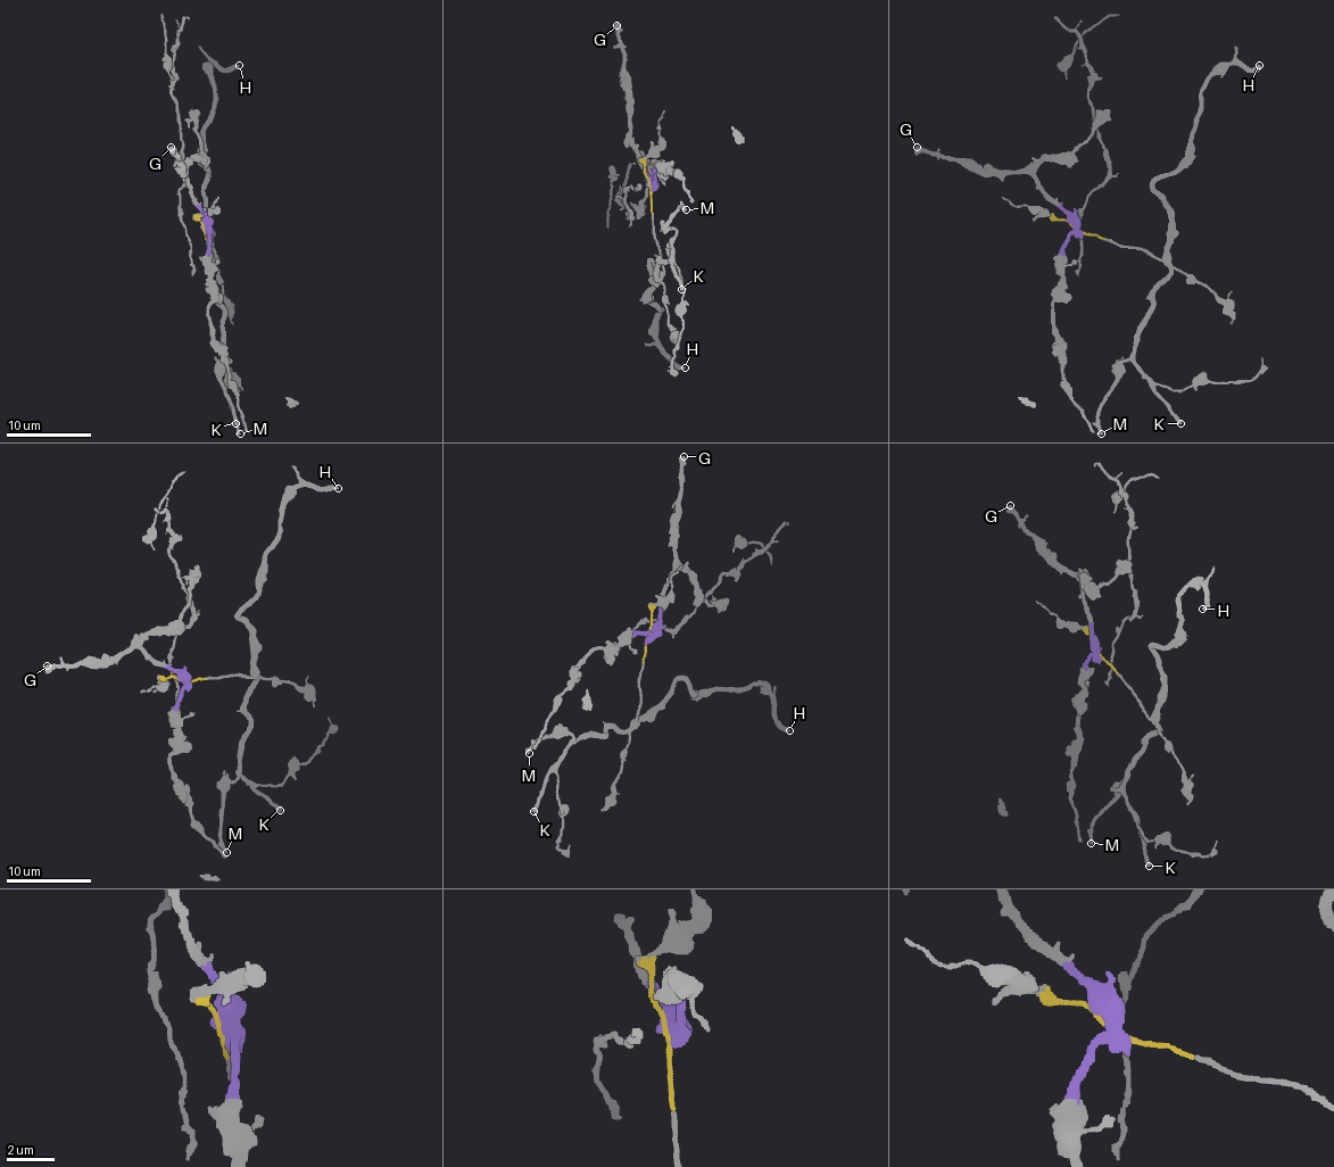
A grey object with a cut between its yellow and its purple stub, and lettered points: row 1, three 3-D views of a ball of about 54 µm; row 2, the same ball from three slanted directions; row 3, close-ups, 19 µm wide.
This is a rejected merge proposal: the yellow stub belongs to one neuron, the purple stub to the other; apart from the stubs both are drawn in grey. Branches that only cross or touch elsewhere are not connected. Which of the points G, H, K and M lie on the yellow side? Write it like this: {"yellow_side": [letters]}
{"yellow_side": ["H", "K", "M"]}

